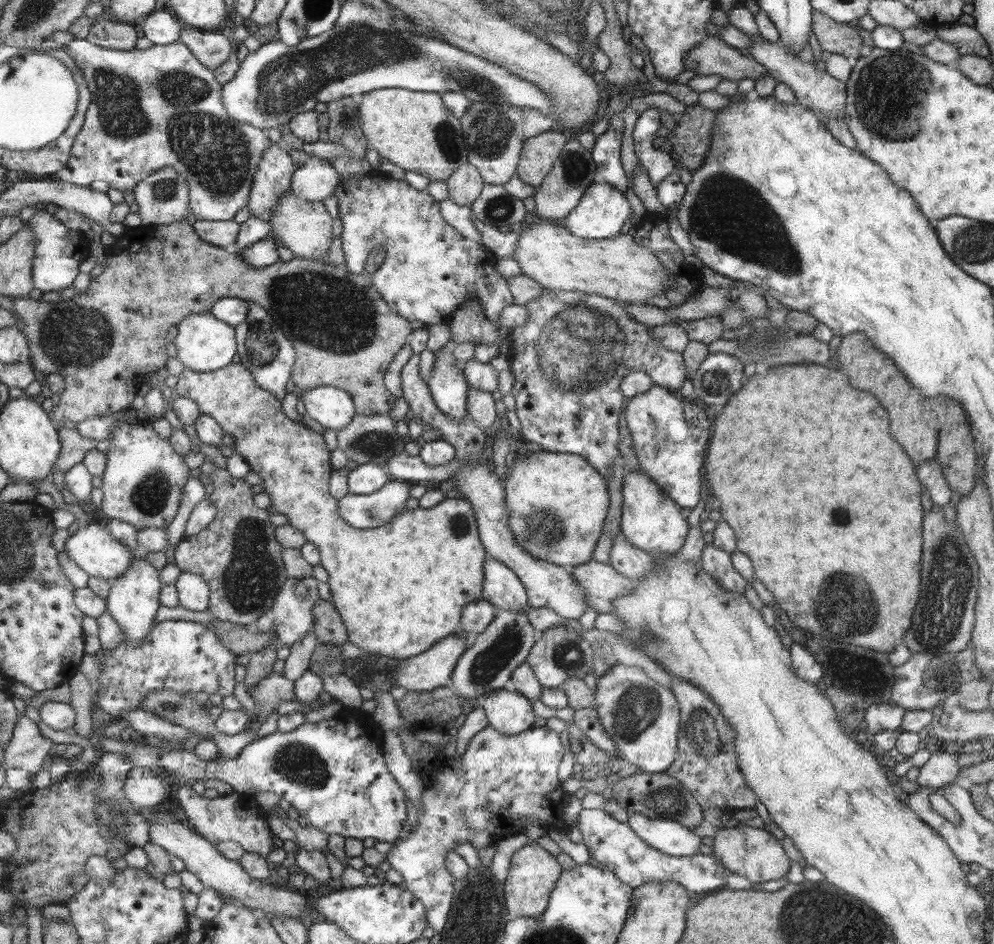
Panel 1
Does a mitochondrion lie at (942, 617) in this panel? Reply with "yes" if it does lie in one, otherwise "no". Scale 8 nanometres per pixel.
yes

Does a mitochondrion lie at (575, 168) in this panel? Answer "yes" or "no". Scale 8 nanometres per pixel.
yes

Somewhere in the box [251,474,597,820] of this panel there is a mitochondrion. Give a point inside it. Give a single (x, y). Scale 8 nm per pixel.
(546, 526)

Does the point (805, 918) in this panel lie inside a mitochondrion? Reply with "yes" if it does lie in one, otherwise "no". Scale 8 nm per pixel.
yes

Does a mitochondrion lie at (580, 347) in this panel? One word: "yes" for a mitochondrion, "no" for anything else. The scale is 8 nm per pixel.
yes

